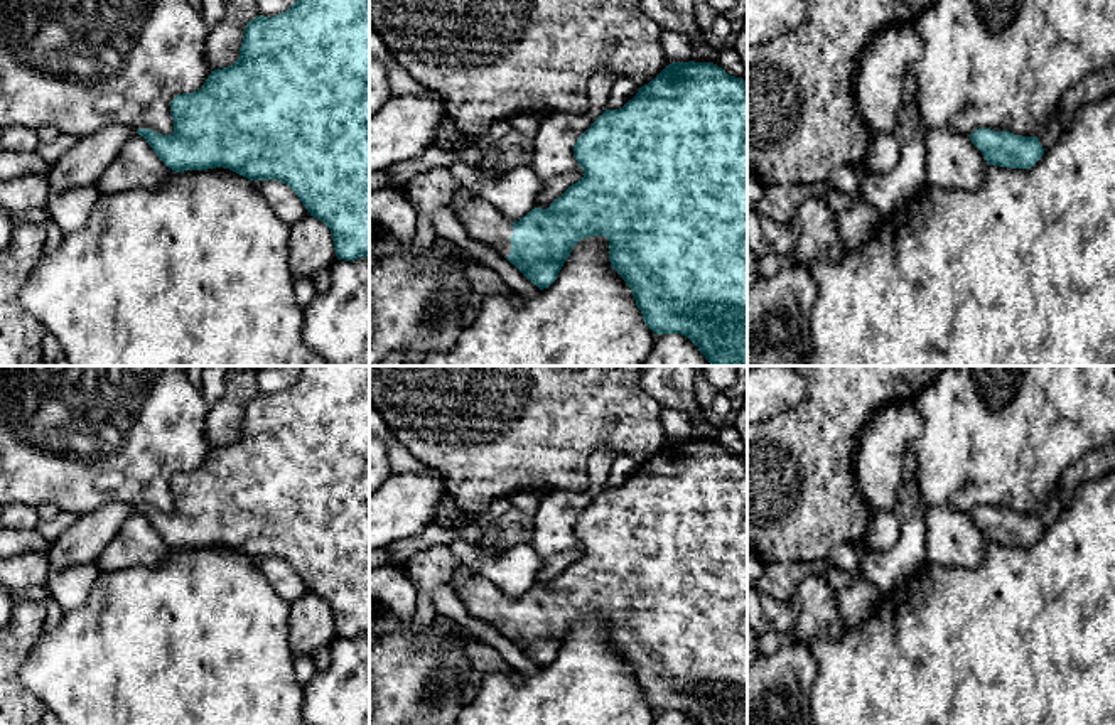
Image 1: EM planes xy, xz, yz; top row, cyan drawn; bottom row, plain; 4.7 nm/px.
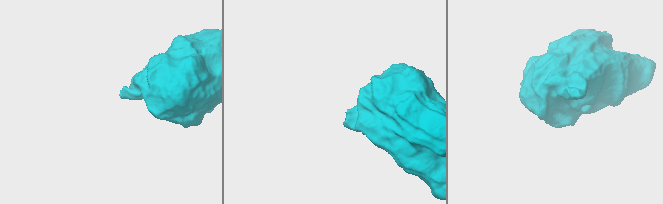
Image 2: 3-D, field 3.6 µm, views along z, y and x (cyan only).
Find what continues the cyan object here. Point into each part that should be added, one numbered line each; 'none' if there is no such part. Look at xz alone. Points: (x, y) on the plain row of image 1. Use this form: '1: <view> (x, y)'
1: xz (481, 599)

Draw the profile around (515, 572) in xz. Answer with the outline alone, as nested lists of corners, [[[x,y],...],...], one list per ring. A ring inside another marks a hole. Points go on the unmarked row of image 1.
[[[459,538],[450,543],[450,550],[474,575],[487,578],[513,600],[536,585],[541,558],[531,543],[514,545],[498,558],[486,556],[477,543]]]

